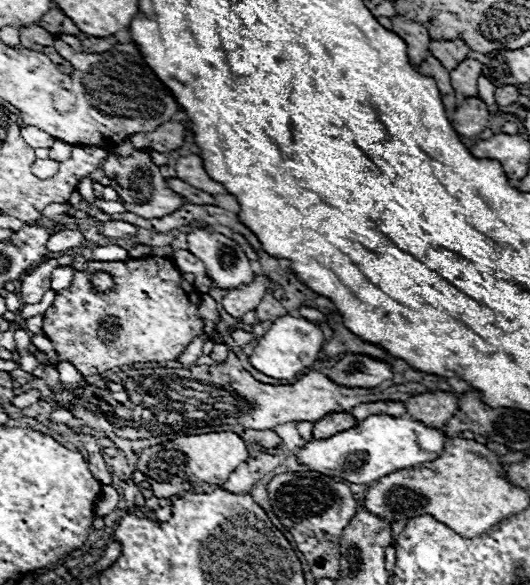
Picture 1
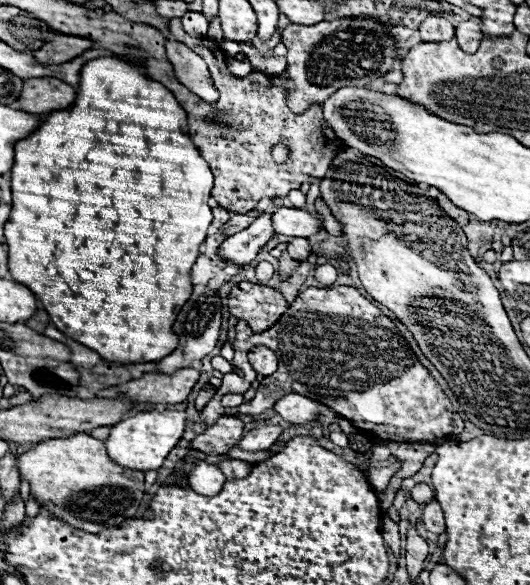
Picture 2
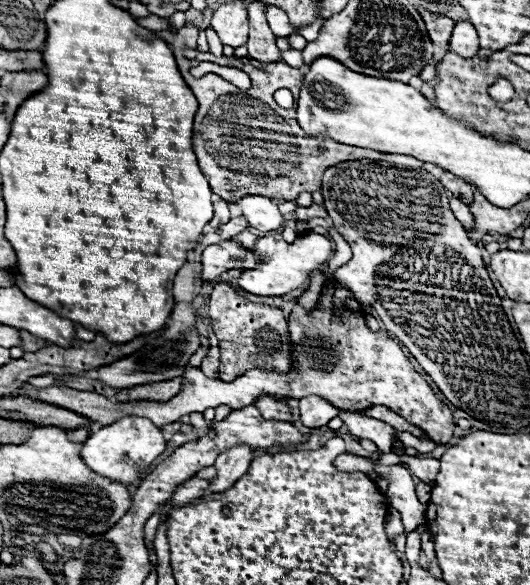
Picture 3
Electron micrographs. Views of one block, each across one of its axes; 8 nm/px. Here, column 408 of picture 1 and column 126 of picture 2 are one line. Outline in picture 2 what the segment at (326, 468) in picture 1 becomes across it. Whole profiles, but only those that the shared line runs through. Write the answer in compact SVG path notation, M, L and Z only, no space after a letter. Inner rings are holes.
M182 410L136 412L134 416L126 416L124 420L120 420L110 430L110 438L106 440L108 456L124 468L142 470L142 472L158 470L166 460L168 452L180 442L184 430L186 430L186 412Z

